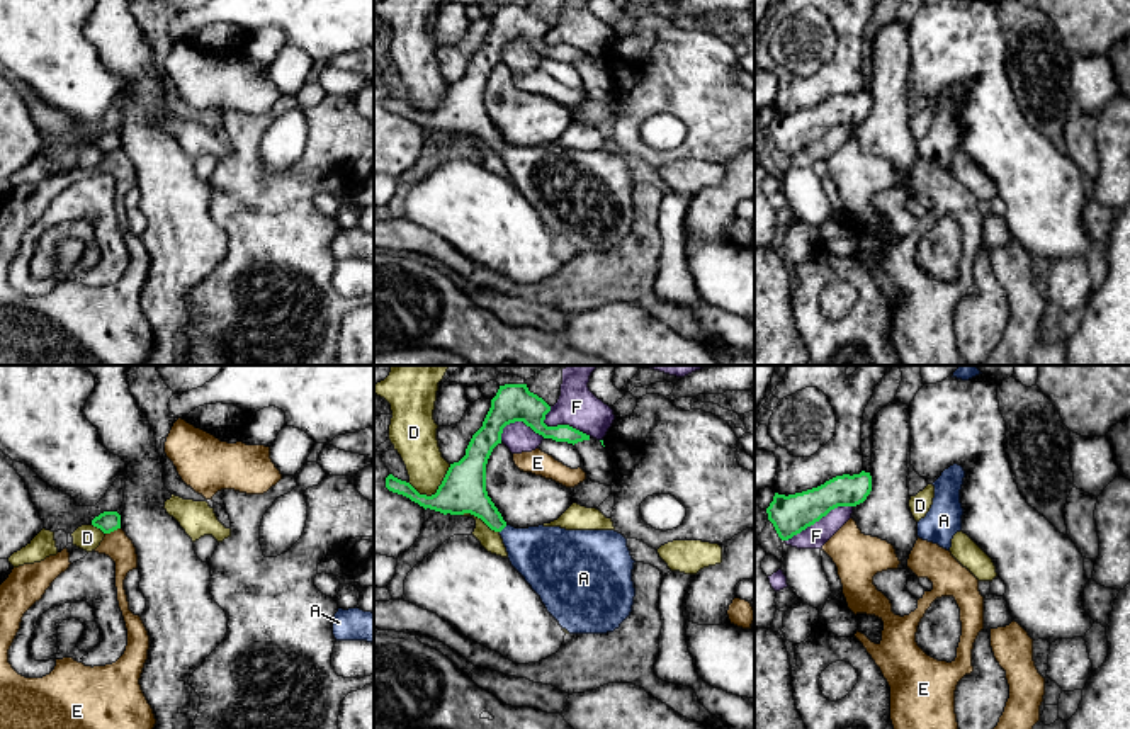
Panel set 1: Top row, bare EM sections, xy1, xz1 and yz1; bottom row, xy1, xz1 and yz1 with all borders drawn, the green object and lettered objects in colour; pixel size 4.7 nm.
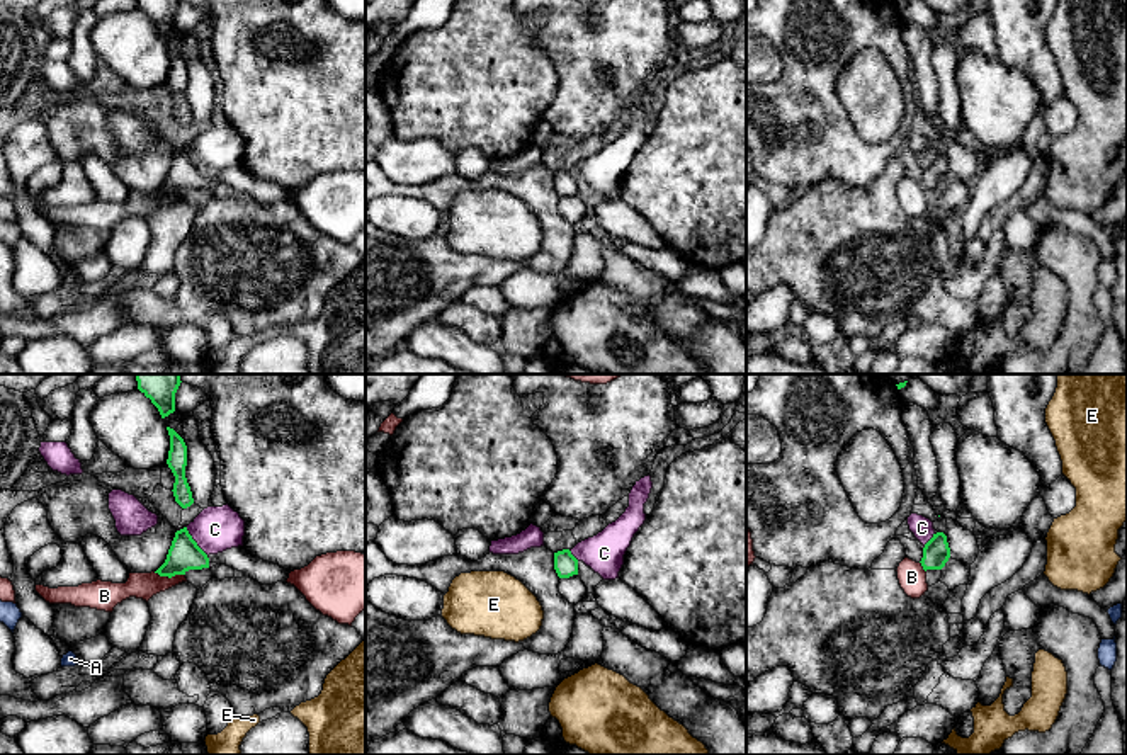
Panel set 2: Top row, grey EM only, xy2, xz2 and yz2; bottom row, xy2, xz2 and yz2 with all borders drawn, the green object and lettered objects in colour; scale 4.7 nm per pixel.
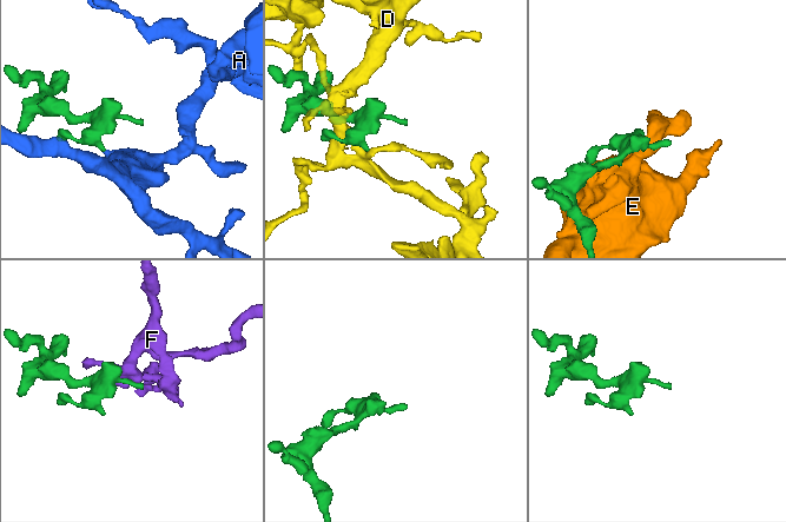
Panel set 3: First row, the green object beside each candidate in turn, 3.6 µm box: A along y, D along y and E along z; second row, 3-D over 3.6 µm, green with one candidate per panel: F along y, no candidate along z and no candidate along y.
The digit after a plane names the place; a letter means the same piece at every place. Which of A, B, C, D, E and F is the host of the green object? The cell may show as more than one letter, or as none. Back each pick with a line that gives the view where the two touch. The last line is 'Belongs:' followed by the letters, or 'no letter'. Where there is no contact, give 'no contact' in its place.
A: contact in xz1
Belongs: A

